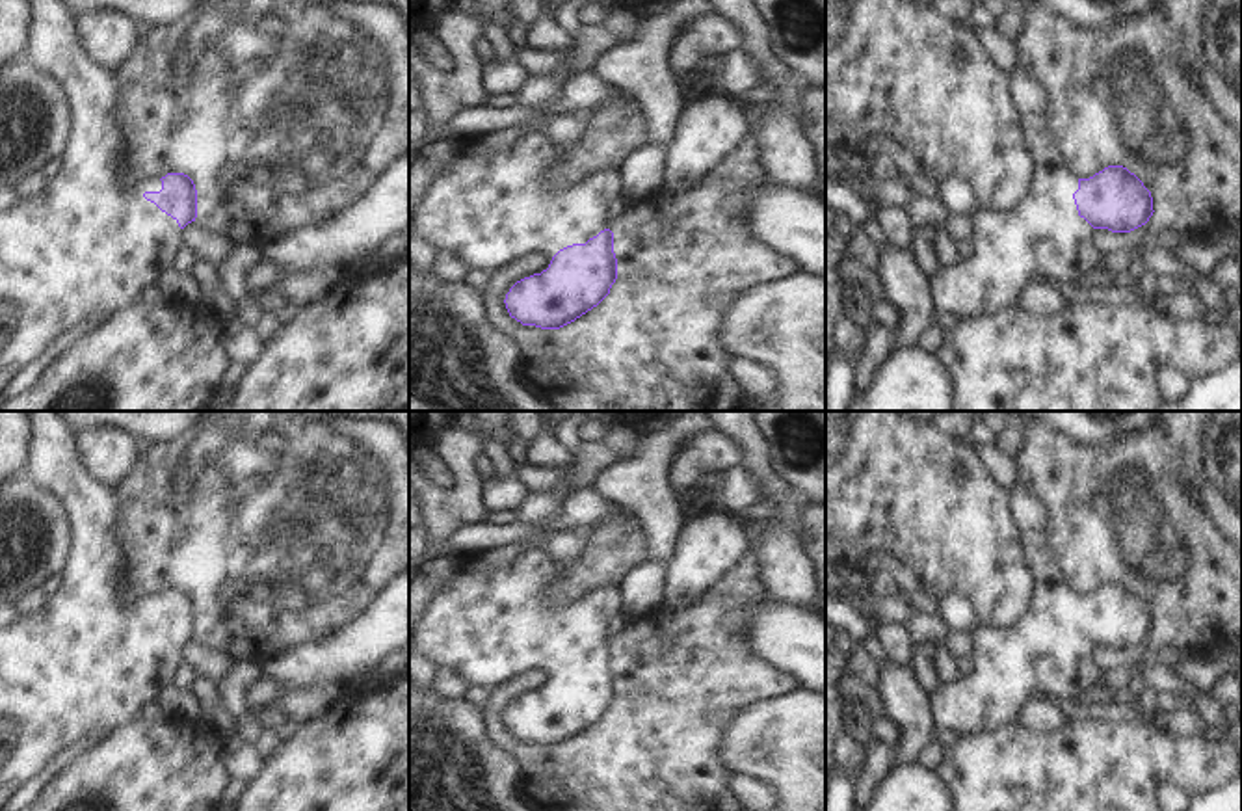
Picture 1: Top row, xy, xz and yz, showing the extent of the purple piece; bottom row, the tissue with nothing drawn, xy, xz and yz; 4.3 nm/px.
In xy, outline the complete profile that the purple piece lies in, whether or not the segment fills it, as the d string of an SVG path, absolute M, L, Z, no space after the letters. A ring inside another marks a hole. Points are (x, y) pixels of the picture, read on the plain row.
M58 411L32 413L35 435L30 471L37 484L67 502L74 521L74 556L61 588L37 614L17 618L0 629L0 805L89 731L110 733L121 724L139 720L143 709L175 681L184 662L182 645L197 634L197 606L184 590L167 590L132 603L123 599L125 543L119 532L123 506L117 489L87 467L78 433L67 419Z

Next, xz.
M543 545L526 551L513 565L470 575L457 571L428 605L413 636L413 649L435 668L459 671L469 685L500 686L526 671L548 670L547 686L517 698L506 725L522 742L560 746L597 724L617 696L612 629L627 614L619 586L588 593L582 601L552 608L548 588L569 564L556 562Z

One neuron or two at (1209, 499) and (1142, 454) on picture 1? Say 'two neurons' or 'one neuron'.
two neurons

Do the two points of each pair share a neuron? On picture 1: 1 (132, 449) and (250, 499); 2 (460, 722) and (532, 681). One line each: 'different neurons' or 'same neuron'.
1: different neurons
2: different neurons

